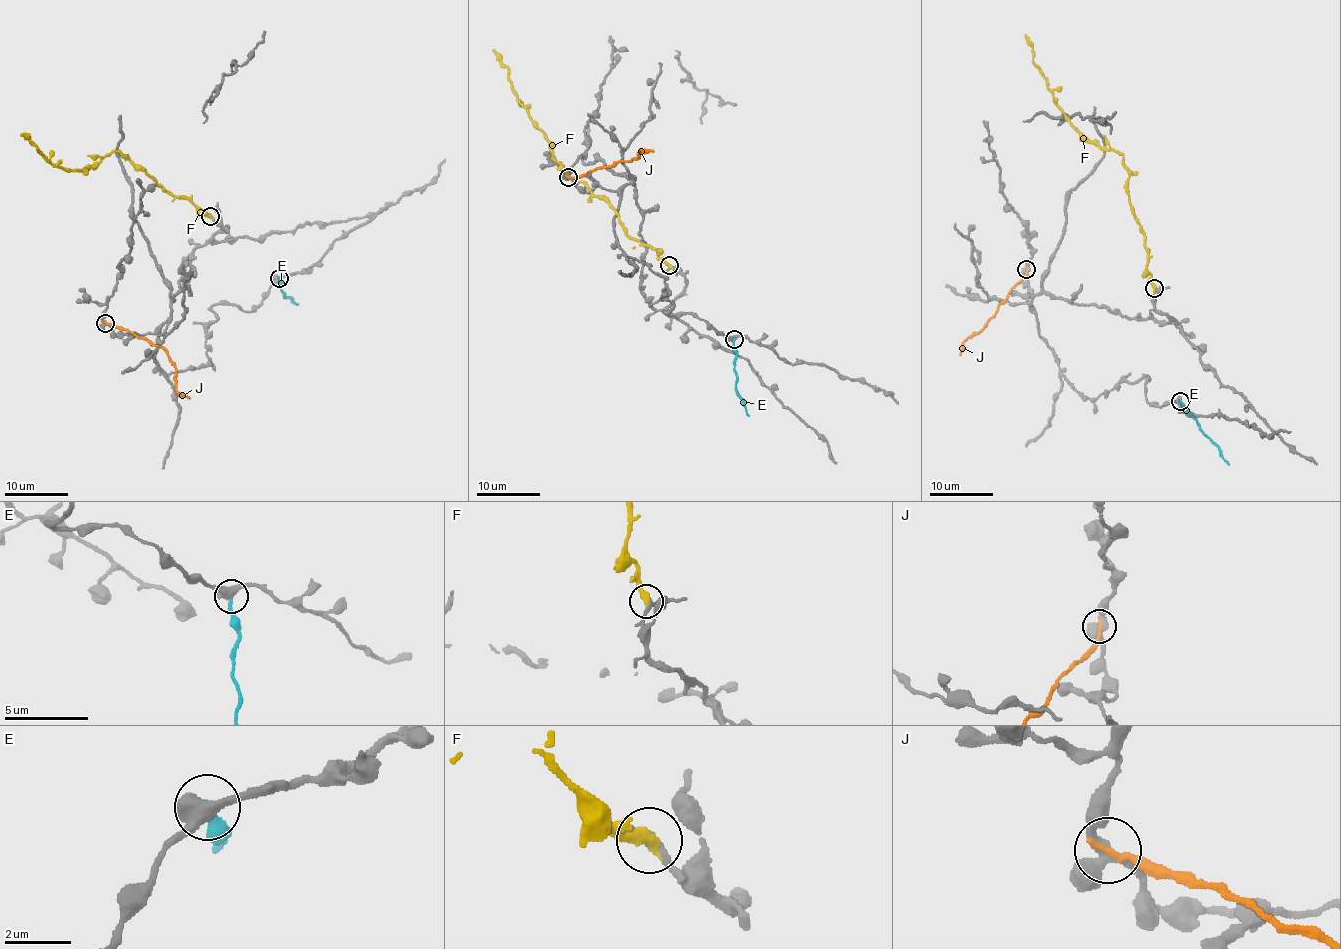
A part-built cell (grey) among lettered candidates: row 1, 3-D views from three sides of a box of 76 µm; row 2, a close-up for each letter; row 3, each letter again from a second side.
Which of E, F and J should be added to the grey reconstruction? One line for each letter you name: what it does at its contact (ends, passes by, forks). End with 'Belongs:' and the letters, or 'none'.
F: it ends
Belongs: F

